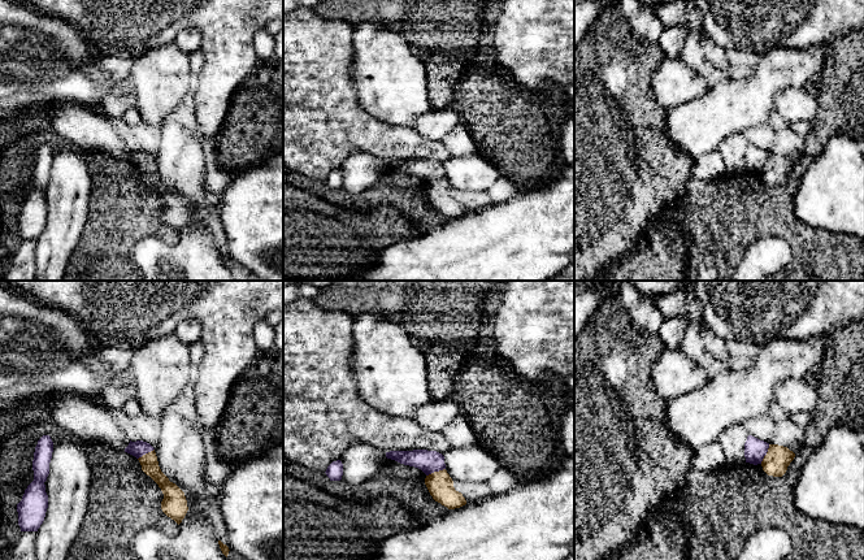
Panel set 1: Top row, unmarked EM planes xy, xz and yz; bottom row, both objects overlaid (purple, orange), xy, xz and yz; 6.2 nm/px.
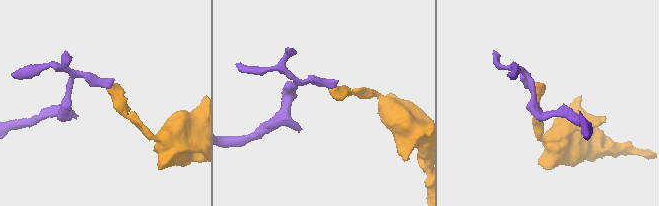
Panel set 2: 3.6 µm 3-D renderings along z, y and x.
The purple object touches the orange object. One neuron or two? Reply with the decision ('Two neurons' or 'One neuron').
One neuron

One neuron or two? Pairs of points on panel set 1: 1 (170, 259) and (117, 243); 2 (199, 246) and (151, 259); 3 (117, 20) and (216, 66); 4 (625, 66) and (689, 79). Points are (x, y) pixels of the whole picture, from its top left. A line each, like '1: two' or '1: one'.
1: two
2: one
3: one
4: two

